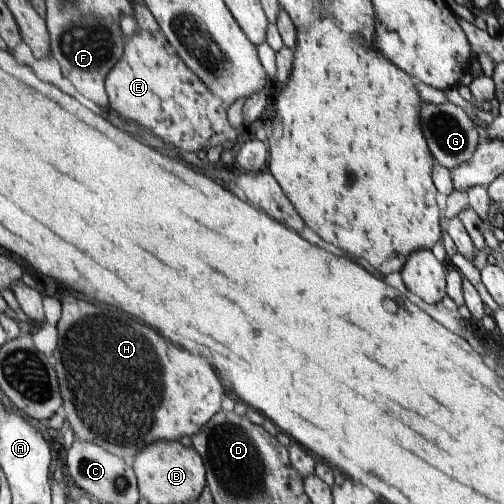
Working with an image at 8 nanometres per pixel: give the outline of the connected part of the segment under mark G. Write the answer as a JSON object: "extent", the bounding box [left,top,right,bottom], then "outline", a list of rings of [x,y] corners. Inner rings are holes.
{"extent":[420,101,480,170],"outline":[[[450,101],[439,105],[422,102],[420,105],[420,128],[426,138],[428,148],[436,162],[448,170],[458,168],[460,164],[466,164],[472,160],[480,144],[475,125],[461,107]]]}

